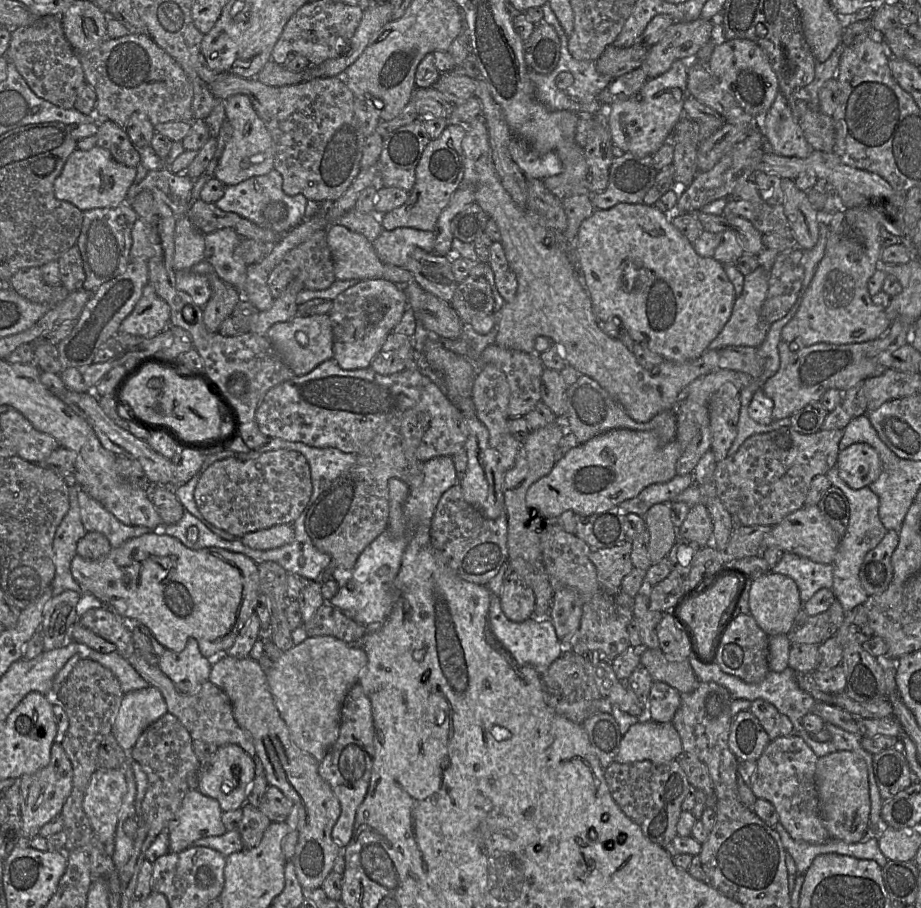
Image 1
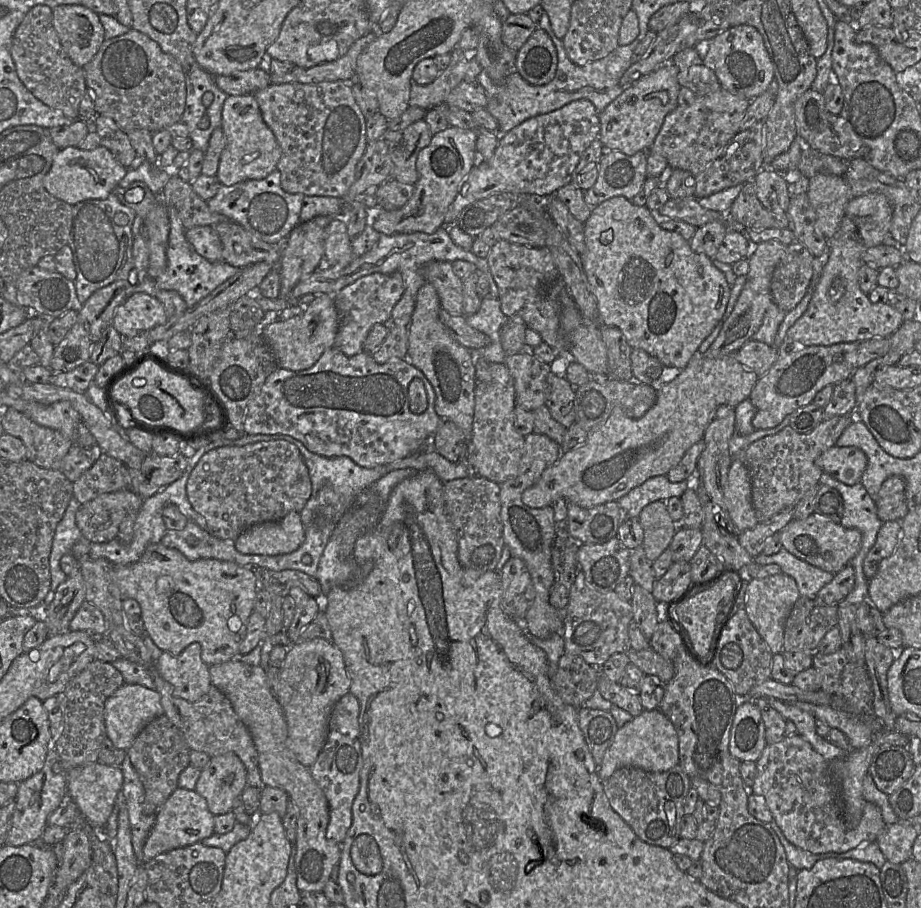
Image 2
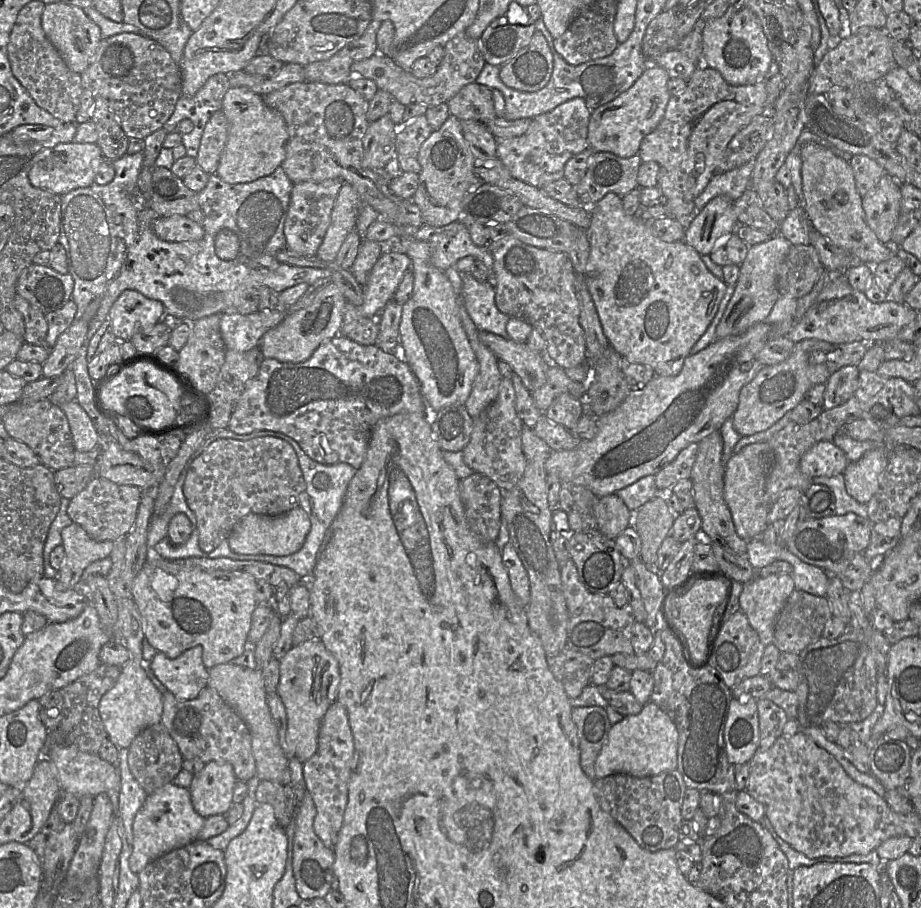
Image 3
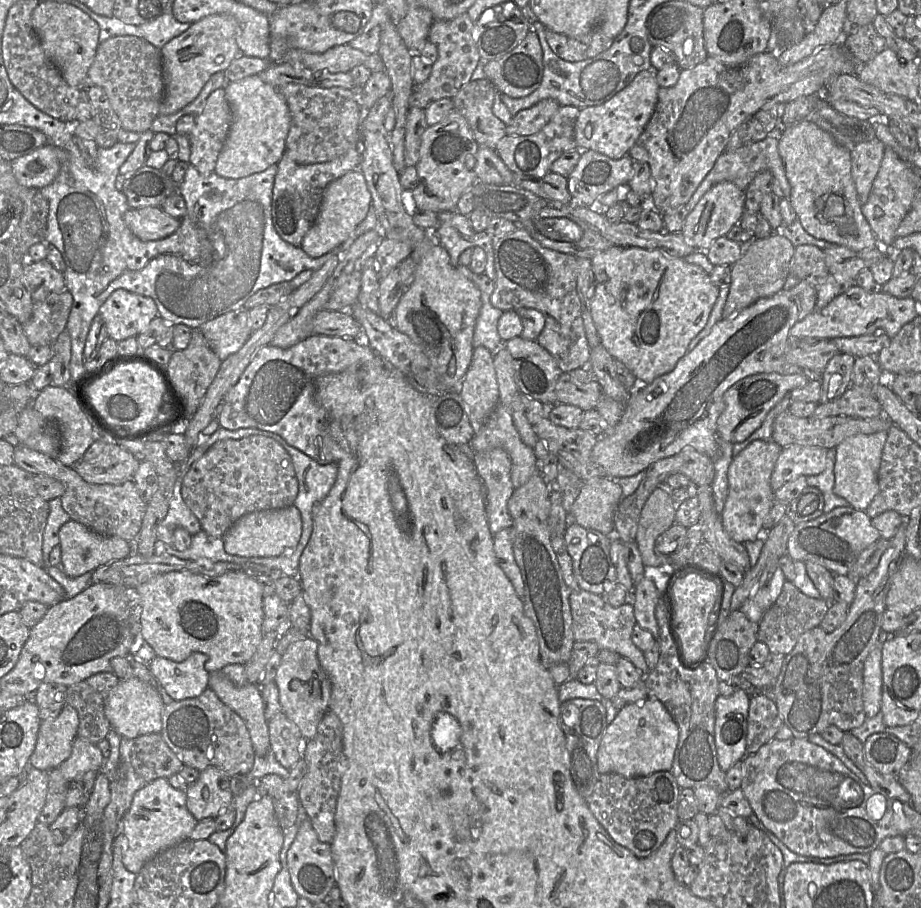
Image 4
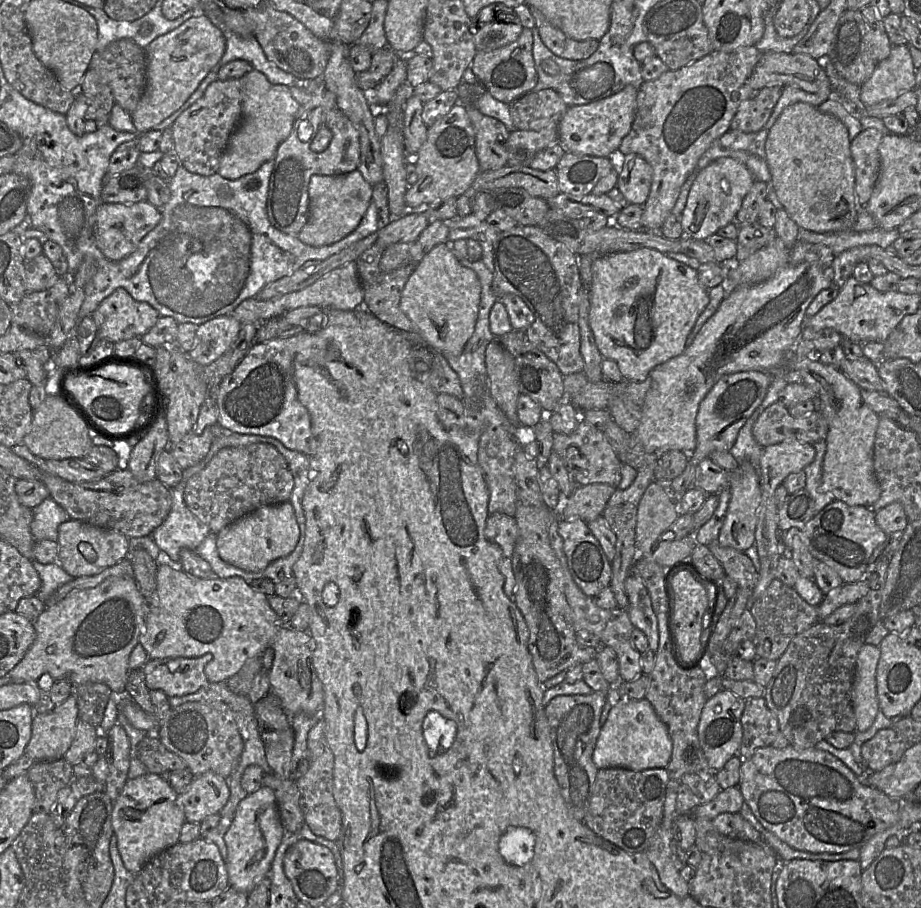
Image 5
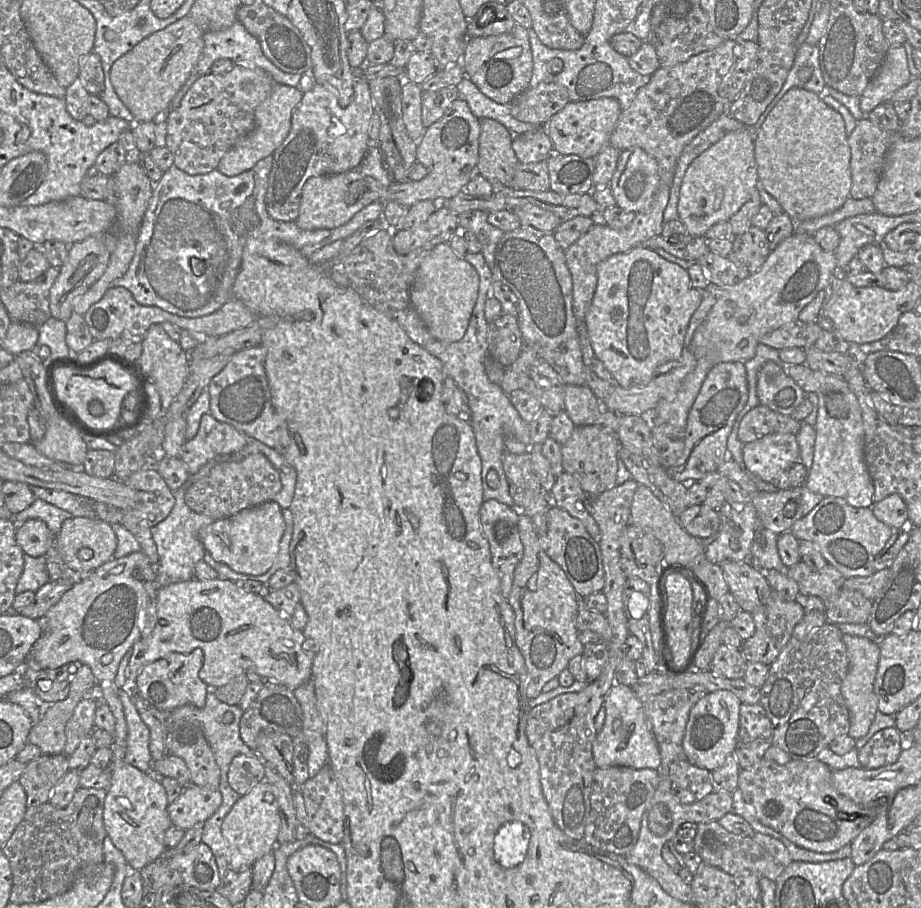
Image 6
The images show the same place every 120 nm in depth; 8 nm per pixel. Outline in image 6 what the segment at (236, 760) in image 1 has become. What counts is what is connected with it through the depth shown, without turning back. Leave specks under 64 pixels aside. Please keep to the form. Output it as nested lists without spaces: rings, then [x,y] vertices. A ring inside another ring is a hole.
[[[188,784],[181,794],[167,806],[173,826],[184,831],[203,824],[222,803],[222,794],[194,784]]]

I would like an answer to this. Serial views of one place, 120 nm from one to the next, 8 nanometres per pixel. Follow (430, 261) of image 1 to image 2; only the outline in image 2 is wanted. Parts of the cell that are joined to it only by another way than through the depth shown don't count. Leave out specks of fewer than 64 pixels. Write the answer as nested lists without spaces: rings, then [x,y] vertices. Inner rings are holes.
[[[428,262],[420,268],[420,274],[435,288],[441,308],[452,316],[464,315],[462,279],[454,273],[450,262]]]

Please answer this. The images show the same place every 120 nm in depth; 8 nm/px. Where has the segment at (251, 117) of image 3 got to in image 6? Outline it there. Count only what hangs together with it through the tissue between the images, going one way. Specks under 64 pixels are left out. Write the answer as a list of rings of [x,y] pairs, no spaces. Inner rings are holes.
[[[276,84],[270,95],[255,110],[255,127],[222,157],[217,169],[226,176],[236,176],[252,169],[258,161],[272,155],[285,140],[291,129],[292,113],[301,103],[302,91],[298,87]]]

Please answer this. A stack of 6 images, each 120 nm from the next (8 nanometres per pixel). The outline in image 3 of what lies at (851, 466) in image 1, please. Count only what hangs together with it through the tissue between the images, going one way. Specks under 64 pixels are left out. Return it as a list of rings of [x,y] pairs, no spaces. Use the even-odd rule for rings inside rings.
[[[821,441],[800,459],[800,470],[808,478],[832,477],[843,474],[850,461],[833,441]]]

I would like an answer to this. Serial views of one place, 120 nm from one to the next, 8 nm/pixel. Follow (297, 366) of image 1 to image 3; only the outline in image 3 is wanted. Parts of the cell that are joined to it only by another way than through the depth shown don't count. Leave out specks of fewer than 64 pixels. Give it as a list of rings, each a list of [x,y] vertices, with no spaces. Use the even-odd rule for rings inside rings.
[[[331,282],[309,306],[293,314],[287,314],[280,324],[264,334],[259,342],[262,356],[290,363],[300,363],[309,359],[322,342],[341,333],[345,305],[343,293]]]

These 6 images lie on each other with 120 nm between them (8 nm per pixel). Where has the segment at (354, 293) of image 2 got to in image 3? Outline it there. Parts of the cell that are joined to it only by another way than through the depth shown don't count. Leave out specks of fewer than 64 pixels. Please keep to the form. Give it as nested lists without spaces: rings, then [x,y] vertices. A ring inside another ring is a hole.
[[[398,251],[382,253],[369,273],[363,288],[363,304],[354,306],[346,302],[343,324],[361,318],[377,318],[395,295],[404,274],[411,270],[410,258]]]

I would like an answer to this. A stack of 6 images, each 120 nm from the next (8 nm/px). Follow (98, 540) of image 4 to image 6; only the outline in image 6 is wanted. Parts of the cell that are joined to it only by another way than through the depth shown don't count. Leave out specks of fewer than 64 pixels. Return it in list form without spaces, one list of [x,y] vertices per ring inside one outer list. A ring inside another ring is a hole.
[[[73,516],[62,523],[60,532],[55,537],[55,546],[71,574],[86,575],[113,558],[117,537],[112,526],[105,521]]]

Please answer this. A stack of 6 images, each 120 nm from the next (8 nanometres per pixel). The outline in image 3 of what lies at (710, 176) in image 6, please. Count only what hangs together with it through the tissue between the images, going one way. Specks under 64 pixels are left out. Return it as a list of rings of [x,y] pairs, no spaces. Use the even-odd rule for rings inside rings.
[[[723,195],[710,200],[690,219],[683,241],[700,255],[710,255],[738,226],[734,201]]]

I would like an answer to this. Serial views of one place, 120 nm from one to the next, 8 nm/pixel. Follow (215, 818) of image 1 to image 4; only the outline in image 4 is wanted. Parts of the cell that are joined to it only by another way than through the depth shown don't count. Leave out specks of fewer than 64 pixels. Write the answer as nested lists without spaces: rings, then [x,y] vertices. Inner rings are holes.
[[[165,778],[147,783],[135,793],[131,806],[121,821],[120,832],[127,839],[127,846],[122,852],[125,868],[137,875],[153,857],[189,839],[197,823],[186,807],[185,790],[172,787]]]

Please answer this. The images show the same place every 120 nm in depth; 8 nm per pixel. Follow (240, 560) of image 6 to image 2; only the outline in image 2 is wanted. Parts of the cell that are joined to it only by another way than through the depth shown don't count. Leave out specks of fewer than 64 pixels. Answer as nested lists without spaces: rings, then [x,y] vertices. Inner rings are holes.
[[[292,511],[280,520],[252,525],[235,539],[235,548],[246,555],[281,555],[298,549],[304,539],[300,513]]]

